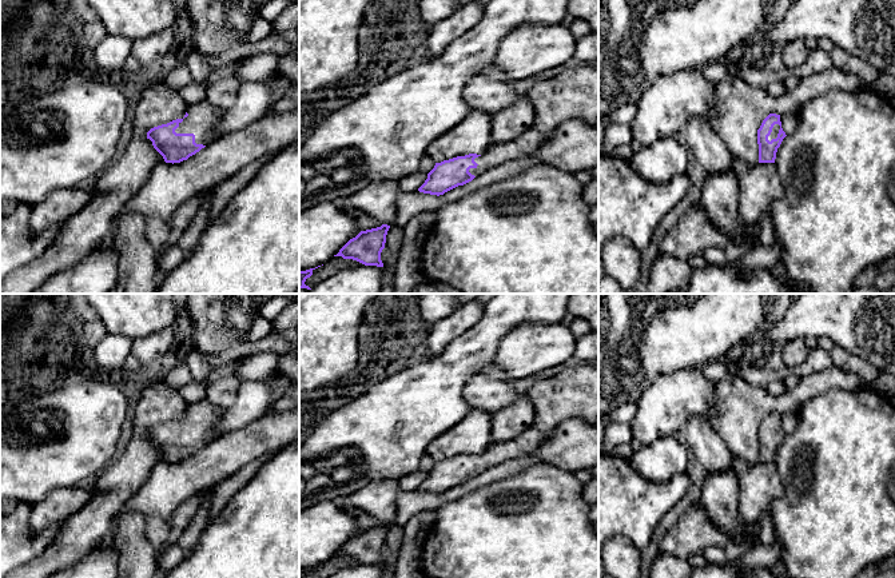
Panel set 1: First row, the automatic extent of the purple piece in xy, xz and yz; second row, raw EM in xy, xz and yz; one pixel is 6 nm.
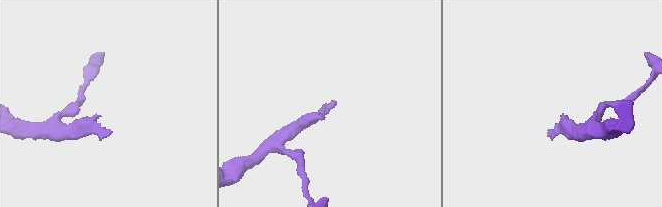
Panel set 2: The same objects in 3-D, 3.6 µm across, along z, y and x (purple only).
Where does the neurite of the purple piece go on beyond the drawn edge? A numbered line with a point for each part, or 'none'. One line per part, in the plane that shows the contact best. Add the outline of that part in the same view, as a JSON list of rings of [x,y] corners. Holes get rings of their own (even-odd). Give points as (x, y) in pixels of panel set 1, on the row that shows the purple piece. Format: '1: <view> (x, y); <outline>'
1: xy (203, 118); [[[207,97],[188,104],[187,113],[188,116],[175,129],[176,133],[194,133],[195,143],[203,146],[208,146],[222,136],[218,131],[222,109],[212,105]]]

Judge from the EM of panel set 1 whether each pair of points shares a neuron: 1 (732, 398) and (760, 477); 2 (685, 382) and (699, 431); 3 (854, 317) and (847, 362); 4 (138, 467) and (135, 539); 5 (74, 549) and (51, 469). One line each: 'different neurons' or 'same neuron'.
1: different neurons
2: different neurons
3: different neurons
4: different neurons
5: different neurons

